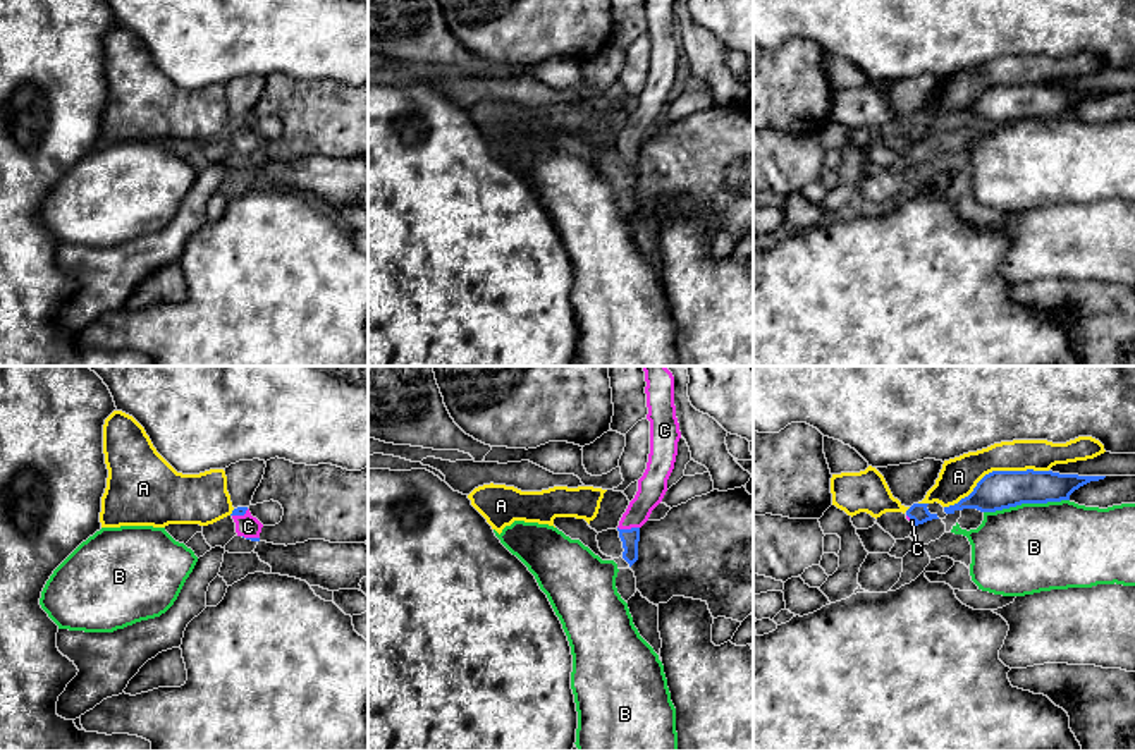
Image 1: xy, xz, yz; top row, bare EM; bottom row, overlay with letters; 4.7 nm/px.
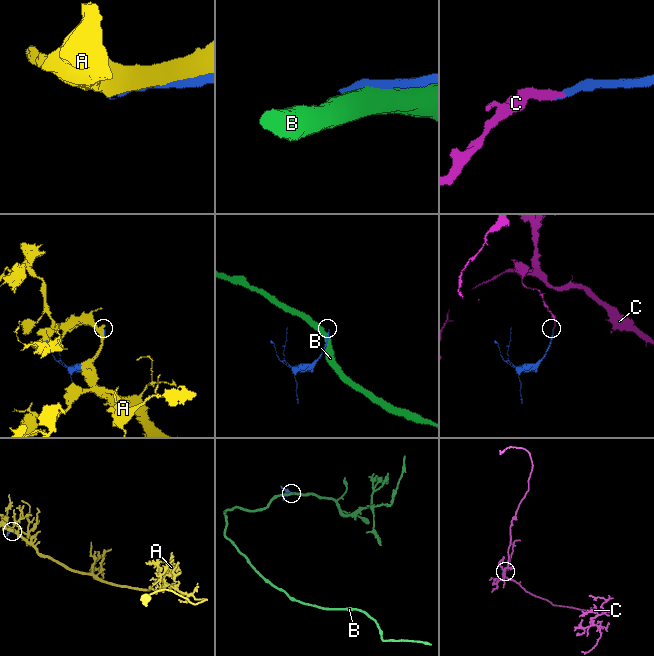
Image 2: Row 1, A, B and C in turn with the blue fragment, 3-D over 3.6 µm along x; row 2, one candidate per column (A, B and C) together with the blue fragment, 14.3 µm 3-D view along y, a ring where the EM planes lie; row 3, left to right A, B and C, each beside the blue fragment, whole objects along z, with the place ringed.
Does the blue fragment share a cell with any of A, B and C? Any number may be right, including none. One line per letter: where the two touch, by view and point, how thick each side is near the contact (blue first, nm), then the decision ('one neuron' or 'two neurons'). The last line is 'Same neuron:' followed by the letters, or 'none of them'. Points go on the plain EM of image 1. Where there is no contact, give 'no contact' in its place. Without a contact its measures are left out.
A: yz (994, 86) | 180/180 nm | two neurons
B: yz (1025, 117) | 180/420 nm | two neurons
C: xz (628, 145) | 90/140 nm | one neuron
Same neuron: C

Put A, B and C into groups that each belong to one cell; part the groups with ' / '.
A / B / C

